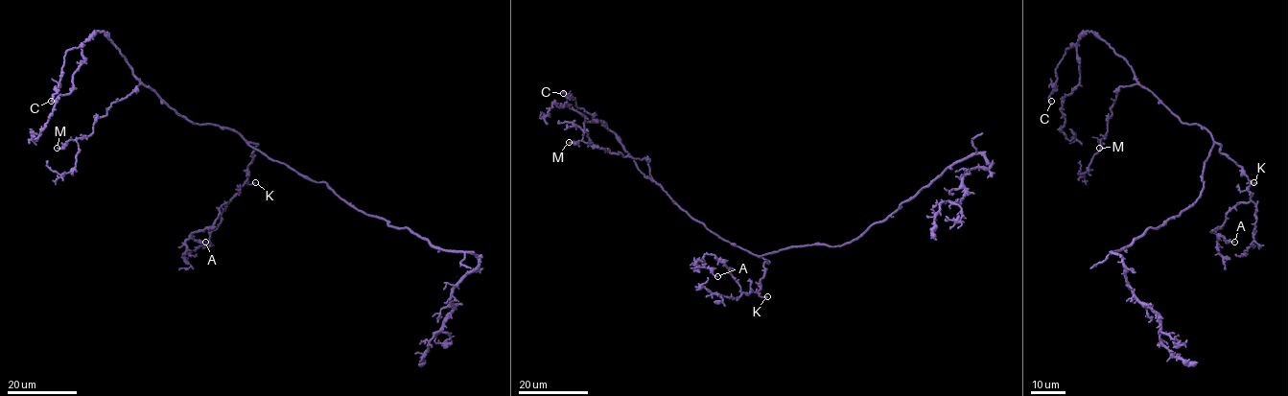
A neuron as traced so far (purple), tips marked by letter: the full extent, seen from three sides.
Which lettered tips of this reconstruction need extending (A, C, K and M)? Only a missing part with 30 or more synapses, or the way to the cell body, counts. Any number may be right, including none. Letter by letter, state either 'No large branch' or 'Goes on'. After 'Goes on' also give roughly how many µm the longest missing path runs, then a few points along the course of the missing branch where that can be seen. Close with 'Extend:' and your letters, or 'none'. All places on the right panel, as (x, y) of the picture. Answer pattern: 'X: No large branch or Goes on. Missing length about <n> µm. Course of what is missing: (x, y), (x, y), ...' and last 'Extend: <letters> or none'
A: No large branch
C: No large branch
K: No large branch
M: No large branch
Extend: none

